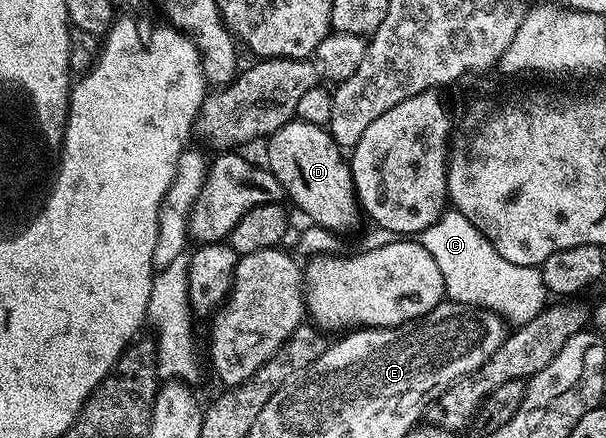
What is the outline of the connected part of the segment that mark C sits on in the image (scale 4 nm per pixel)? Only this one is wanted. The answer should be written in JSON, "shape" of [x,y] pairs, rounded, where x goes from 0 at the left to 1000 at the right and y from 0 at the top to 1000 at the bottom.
{"shape":[[[749,477],[733,484],[729,495],[695,530],[691,548],[708,573],[708,582],[719,594],[721,610],[728,616],[729,642],[734,646],[734,674],[743,685],[784,703],[805,705],[853,747],[883,726],[891,708],[901,703],[906,671],[898,655],[888,607],[842,600],[784,514],[774,509]]]}

